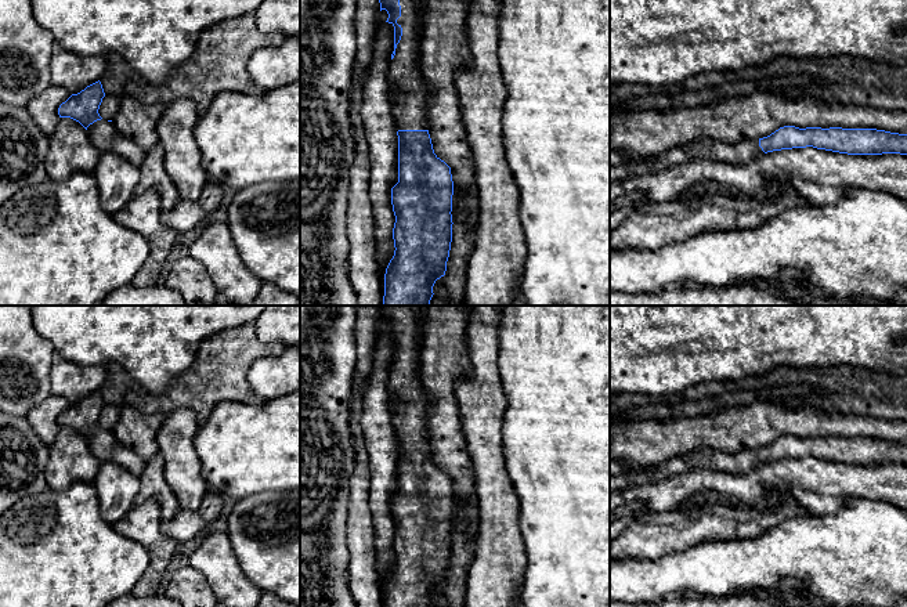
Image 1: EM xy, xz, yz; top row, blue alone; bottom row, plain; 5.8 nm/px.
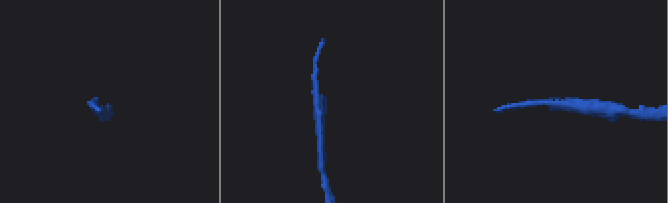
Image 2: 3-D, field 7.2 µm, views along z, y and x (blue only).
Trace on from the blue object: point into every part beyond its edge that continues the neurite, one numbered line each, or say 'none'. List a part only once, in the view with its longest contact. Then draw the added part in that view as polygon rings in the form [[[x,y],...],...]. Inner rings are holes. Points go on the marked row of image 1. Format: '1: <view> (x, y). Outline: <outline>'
1: xz (408, 91). Outline: [[[400,0],[397,24],[402,36],[389,64],[389,98],[397,130],[429,130],[430,86],[420,69],[420,43],[424,33],[424,3]]]

